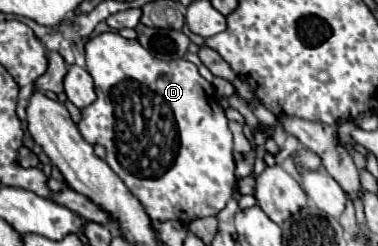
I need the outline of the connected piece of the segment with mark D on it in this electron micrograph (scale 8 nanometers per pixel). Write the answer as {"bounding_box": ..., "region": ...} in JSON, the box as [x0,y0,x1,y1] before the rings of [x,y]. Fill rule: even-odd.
{"bounding_box":[79,33,237,225],"region":[[[103,33],[99,37],[93,37],[87,41],[85,45],[85,59],[87,59],[87,71],[95,81],[95,93],[97,93],[97,101],[93,105],[89,105],[87,109],[81,111],[83,119],[79,123],[79,131],[83,135],[85,141],[89,141],[91,145],[103,145],[107,149],[107,165],[117,173],[117,177],[131,189],[131,193],[143,203],[143,207],[147,209],[149,217],[155,221],[179,221],[181,225],[189,225],[195,219],[201,217],[211,217],[217,215],[221,209],[225,209],[227,201],[231,199],[231,195],[237,191],[237,177],[235,177],[235,159],[233,159],[233,137],[231,131],[227,127],[227,117],[223,107],[219,105],[219,99],[215,95],[215,89],[211,83],[207,83],[197,67],[185,59],[177,59],[177,61],[161,61],[157,57],[153,57],[147,49],[143,49],[139,45],[139,41],[129,41],[123,39],[119,33]]]}

